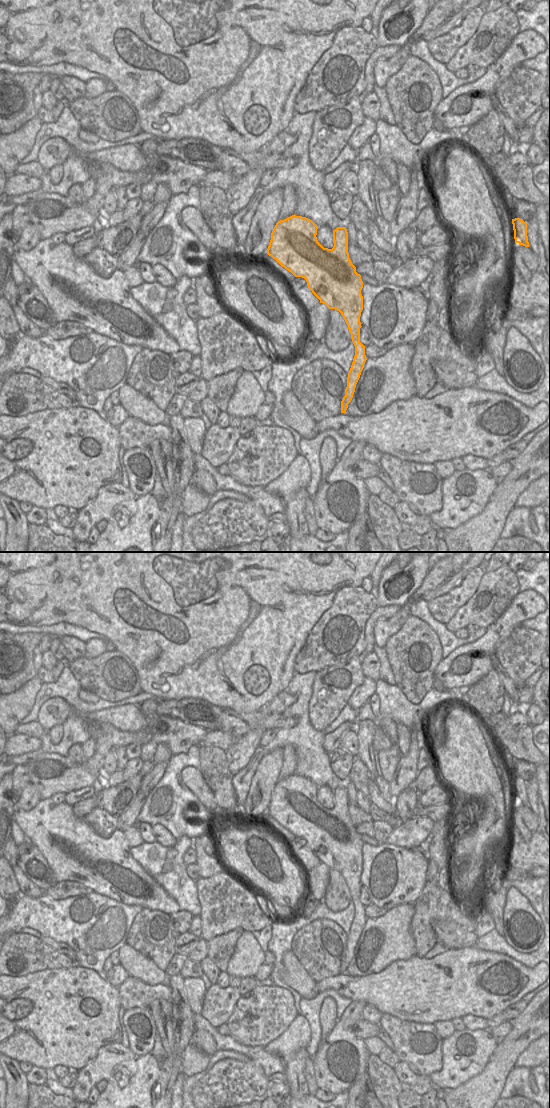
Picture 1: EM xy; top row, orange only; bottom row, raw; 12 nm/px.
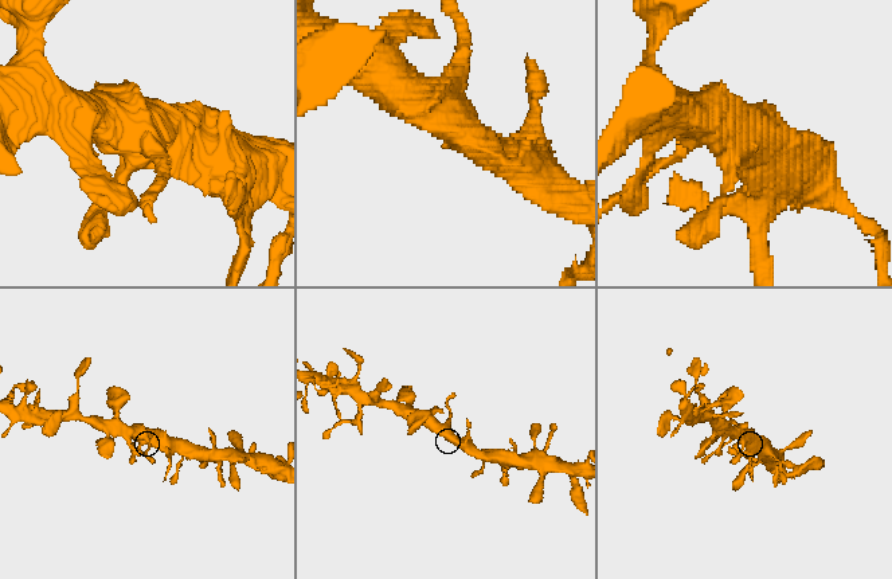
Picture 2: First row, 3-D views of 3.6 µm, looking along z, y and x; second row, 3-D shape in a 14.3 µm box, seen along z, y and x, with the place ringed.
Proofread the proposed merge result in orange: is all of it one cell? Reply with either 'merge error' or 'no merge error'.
no merge error

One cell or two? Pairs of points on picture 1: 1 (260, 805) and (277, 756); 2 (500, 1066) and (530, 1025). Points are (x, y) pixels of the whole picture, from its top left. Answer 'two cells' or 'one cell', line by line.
1: one cell
2: one cell

